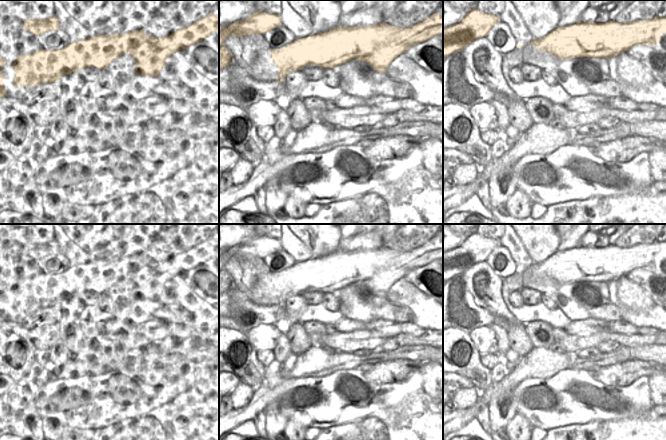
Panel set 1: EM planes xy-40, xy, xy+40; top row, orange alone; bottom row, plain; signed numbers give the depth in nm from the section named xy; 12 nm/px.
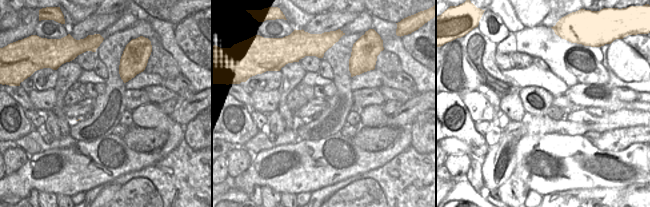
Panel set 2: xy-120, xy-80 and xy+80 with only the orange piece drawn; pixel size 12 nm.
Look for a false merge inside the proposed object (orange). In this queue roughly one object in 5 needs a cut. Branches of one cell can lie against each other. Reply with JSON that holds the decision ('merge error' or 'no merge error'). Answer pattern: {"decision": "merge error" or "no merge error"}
{"decision": "merge error"}

